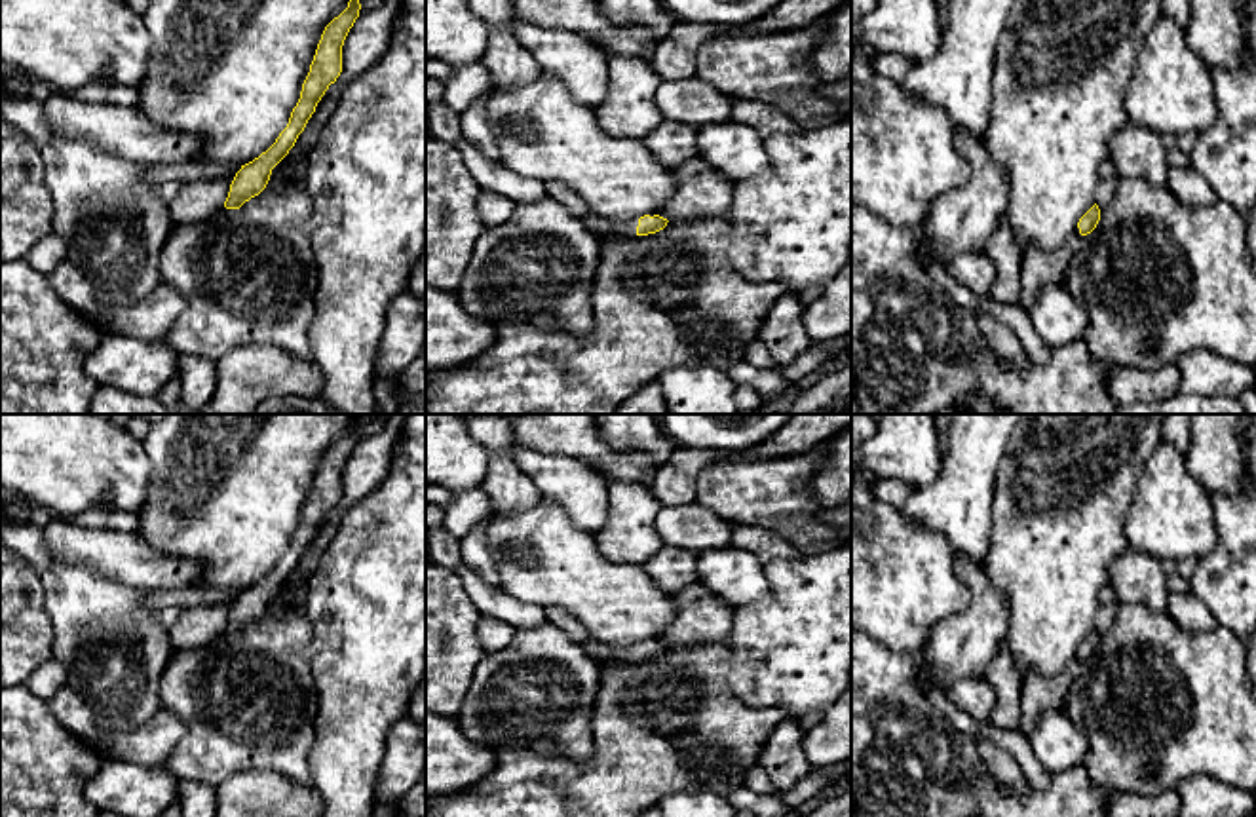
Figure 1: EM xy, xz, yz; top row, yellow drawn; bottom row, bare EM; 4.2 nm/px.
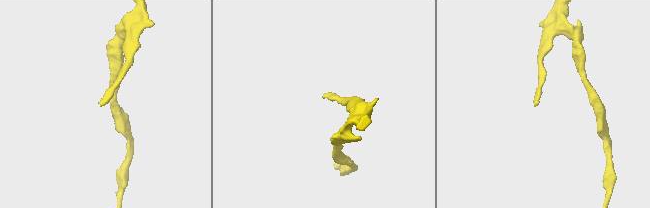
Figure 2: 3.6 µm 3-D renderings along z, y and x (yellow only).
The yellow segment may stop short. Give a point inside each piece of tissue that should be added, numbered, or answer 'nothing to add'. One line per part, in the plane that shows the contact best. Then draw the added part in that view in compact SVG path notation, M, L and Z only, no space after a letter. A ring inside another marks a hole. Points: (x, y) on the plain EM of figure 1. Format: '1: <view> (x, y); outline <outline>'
1: xz (599, 650); outline M587 633L583 652L595 657L597 661L616 659L619 663L631 663L631 665L638 663L637 661L638 644L631 644L623 648L610 646L610 644L599 642L589 633Z

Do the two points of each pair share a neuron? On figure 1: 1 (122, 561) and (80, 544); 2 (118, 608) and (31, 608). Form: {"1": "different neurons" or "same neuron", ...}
{"1": "same neuron", "2": "different neurons"}

